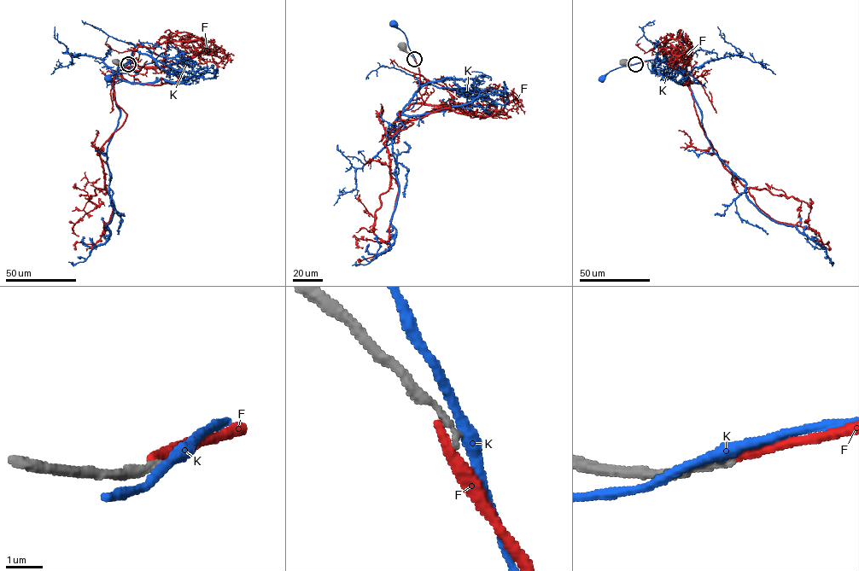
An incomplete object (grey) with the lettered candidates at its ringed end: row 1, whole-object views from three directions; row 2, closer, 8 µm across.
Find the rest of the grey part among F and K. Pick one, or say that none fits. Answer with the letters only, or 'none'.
none

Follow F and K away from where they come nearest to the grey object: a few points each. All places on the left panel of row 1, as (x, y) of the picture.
F: (127, 64), (138, 65), (113, 80), (125, 119), (98, 151), (112, 213), (100, 238), (75, 250)
K: (128, 64), (108, 78)

